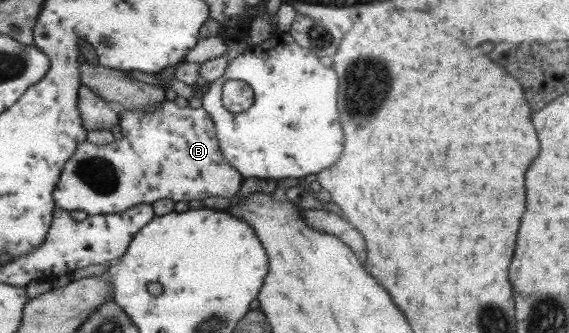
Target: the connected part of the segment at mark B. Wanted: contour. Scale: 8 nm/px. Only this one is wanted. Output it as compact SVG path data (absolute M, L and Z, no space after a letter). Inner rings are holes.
M164 99L155 111L147 113L119 108L119 125L122 138L114 139L110 144L97 145L87 140L78 144L74 154L64 163L53 192L56 207L68 212L77 210L88 215L104 215L125 212L138 204L154 205L164 198L188 204L216 196L230 199L240 191L244 178L224 158L213 120L202 107L181 107Z

